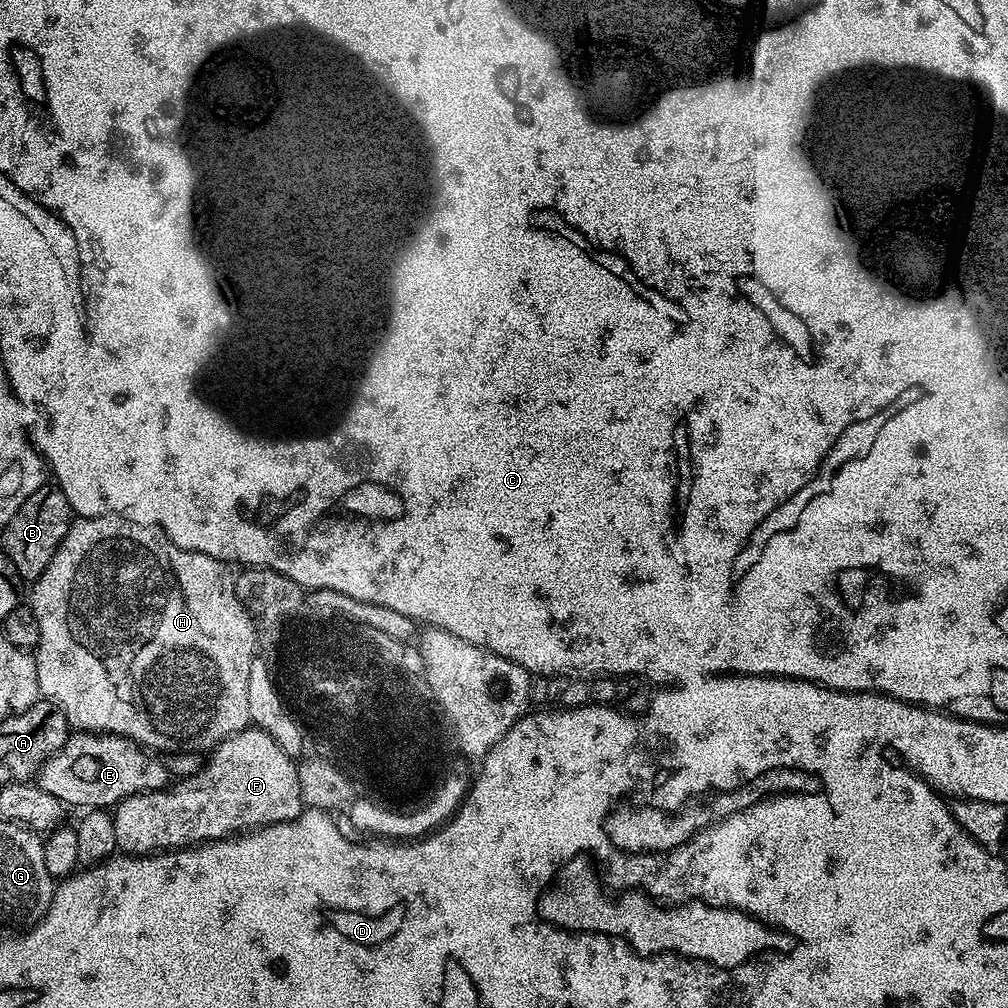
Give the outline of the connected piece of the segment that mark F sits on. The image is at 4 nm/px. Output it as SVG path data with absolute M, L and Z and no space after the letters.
M255 726L244 728L212 749L201 772L173 783L159 792L139 792L117 804L112 812L114 834L121 853L130 856L150 856L165 850L191 848L210 840L225 840L227 836L243 834L268 824L281 824L299 816L305 807L299 794L297 761L288 756L274 738Z

